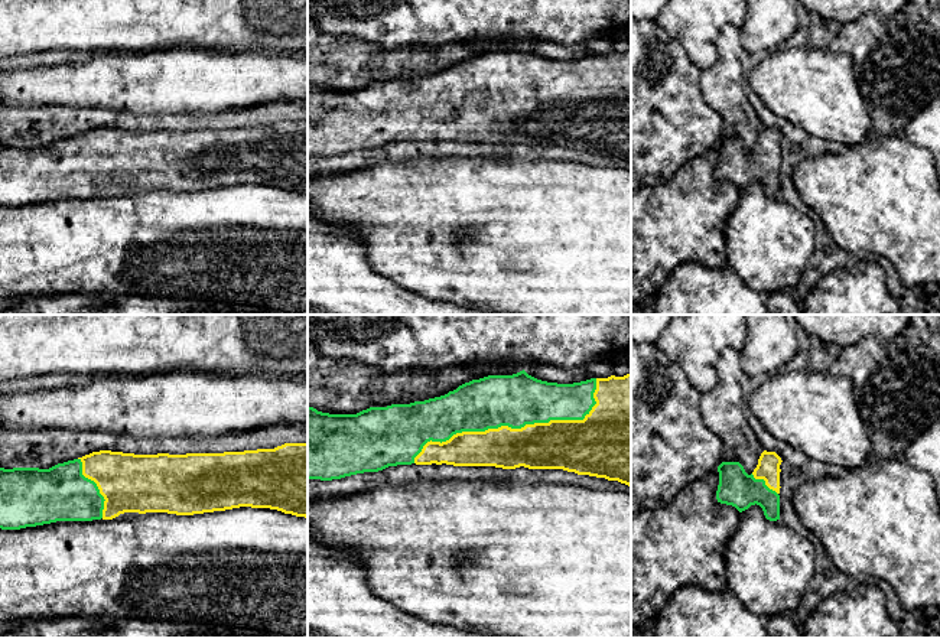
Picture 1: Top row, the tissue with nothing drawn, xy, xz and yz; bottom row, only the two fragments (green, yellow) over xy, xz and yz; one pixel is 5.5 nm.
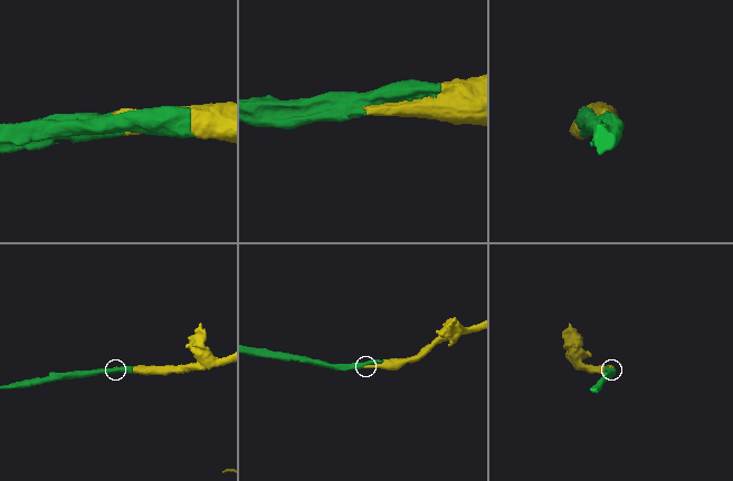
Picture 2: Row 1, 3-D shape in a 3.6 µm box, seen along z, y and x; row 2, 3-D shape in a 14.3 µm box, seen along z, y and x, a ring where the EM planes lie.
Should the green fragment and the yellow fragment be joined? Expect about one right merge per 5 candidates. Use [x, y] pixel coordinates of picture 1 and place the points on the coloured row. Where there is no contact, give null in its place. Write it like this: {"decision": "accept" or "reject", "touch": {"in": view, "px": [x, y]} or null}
{"decision": "accept", "touch": {"in": "xz", "px": [514, 427]}}

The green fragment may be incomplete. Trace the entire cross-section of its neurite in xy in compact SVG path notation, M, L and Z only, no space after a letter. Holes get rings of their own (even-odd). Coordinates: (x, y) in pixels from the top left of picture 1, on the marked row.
M308 443L224 453L134 455L100 450L49 469L0 468L0 528L113 520L124 512L193 515L240 507L308 518Z

